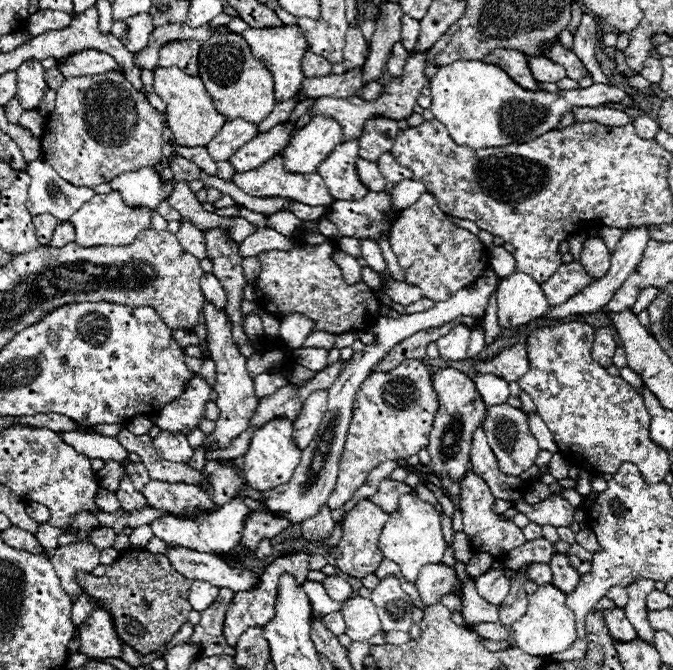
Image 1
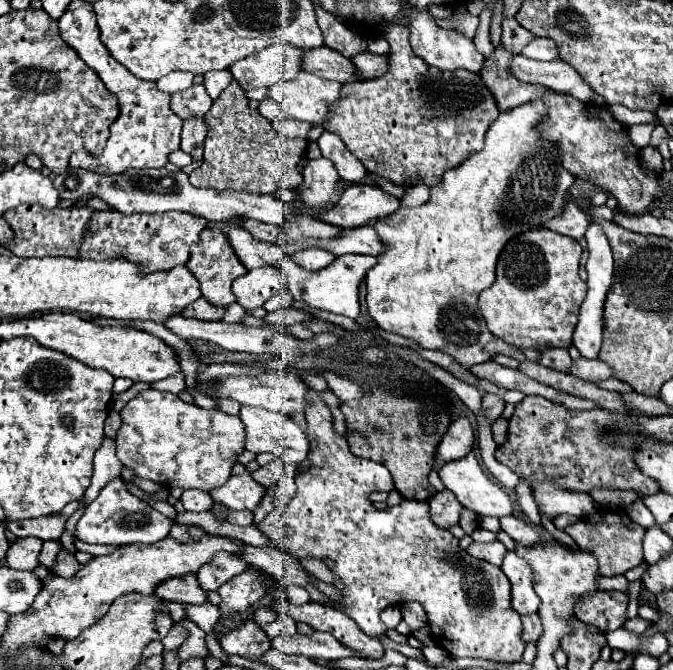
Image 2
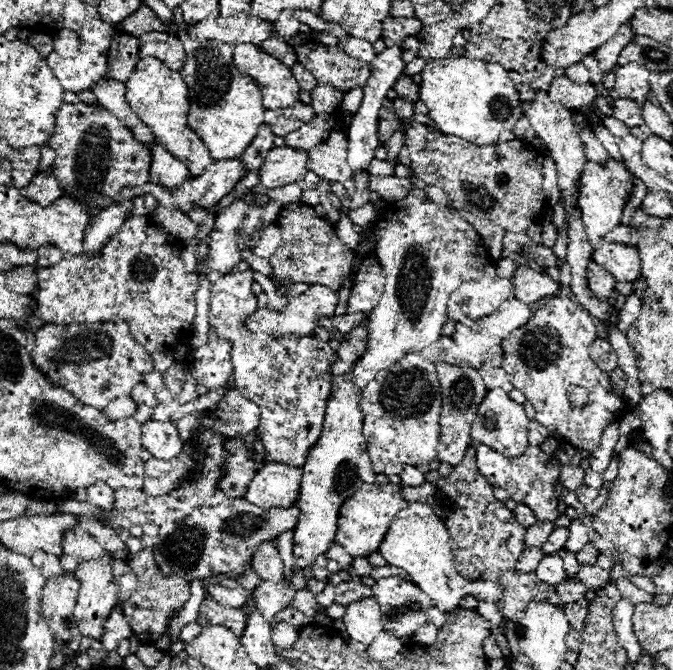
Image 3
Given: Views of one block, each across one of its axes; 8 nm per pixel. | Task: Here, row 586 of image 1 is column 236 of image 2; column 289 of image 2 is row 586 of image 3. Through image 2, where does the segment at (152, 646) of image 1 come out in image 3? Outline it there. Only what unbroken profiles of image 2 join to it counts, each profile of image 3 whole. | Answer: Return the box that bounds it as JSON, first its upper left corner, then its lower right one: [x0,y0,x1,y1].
[124,548,190,642]

